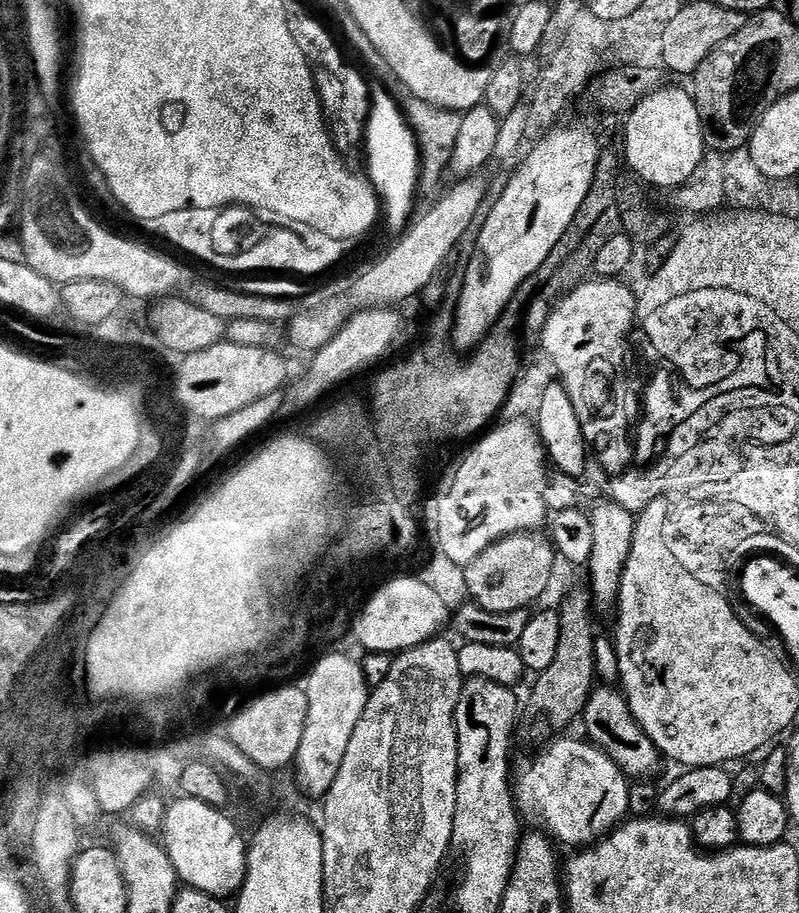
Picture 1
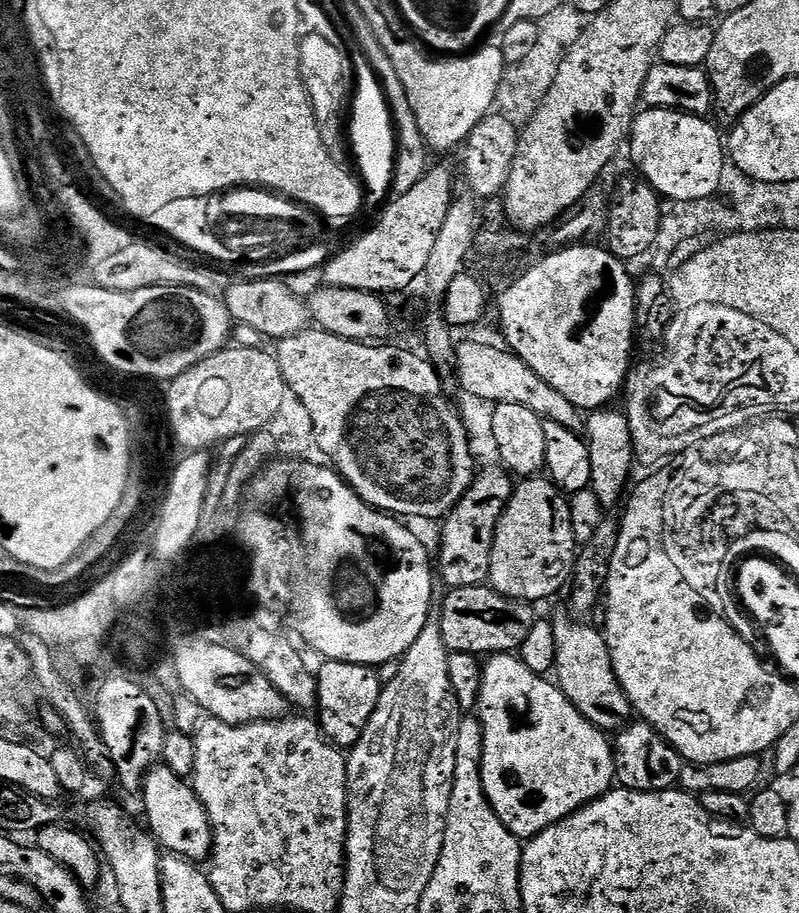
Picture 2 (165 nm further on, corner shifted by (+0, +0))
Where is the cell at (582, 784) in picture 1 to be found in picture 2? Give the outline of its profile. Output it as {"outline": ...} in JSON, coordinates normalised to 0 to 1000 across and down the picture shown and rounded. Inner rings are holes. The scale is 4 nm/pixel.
{"outline":[[[616,716],[605,724],[603,735],[601,737],[601,766],[598,768],[598,788],[606,798],[606,812],[603,813],[603,835],[601,836],[601,851],[608,874],[618,887],[618,892],[643,913],[646,919],[652,922],[660,922],[667,916],[673,915],[678,909],[697,903],[703,896],[718,892],[725,885],[731,885],[738,878],[743,878],[750,872],[757,872],[767,862],[771,852],[771,830],[767,816],[762,807],[751,798],[745,797],[721,777],[708,765],[708,760],[690,744],[680,739],[668,737],[657,729],[646,716]]]}

